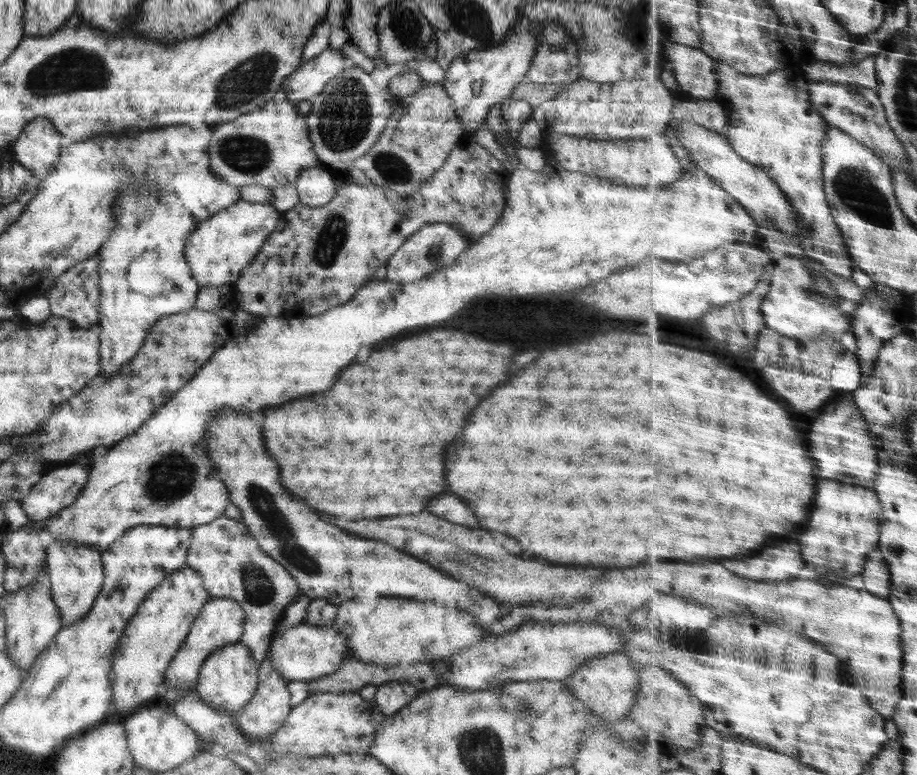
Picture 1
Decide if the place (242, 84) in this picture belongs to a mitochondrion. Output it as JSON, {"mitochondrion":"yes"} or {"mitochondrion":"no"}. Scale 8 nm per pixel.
{"mitochondrion":"yes"}

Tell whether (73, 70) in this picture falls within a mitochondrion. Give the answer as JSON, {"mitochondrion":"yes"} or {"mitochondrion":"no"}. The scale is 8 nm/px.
{"mitochondrion":"yes"}

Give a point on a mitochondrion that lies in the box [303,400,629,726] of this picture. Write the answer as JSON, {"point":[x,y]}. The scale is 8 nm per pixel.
{"point":[524,706]}

